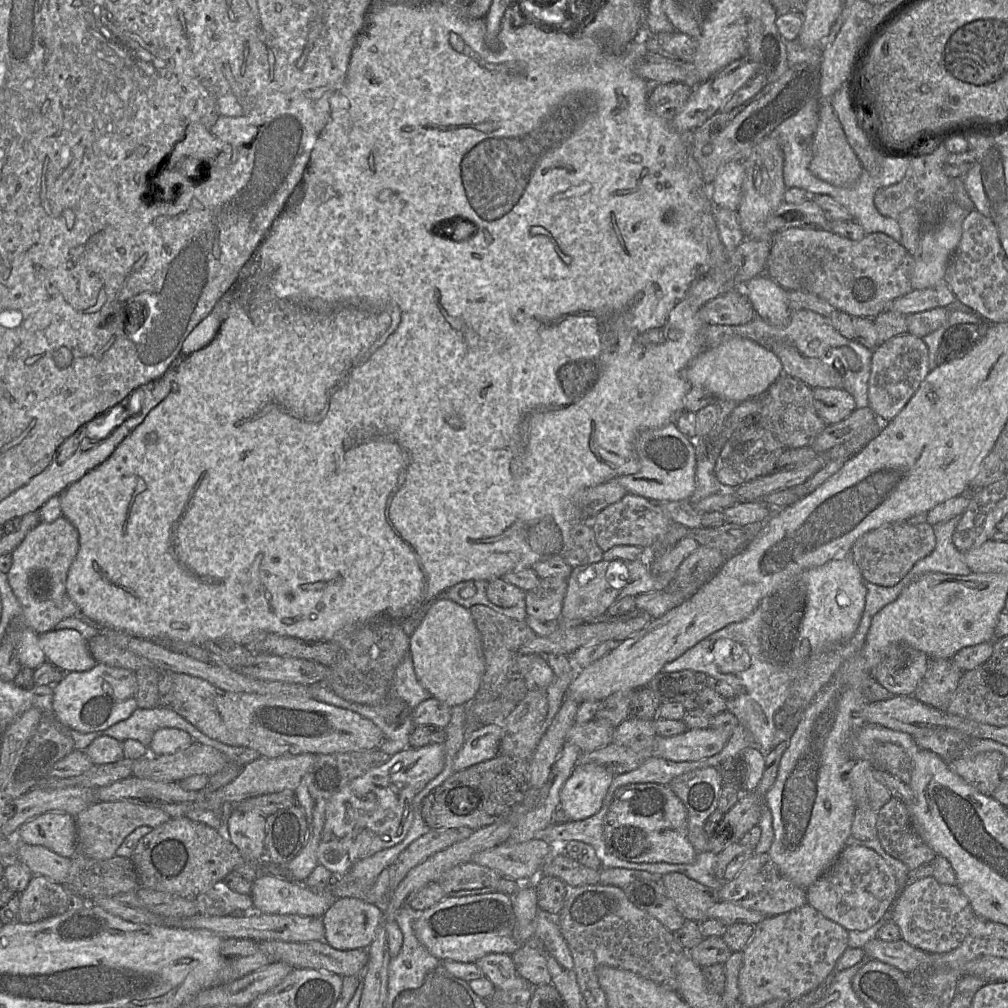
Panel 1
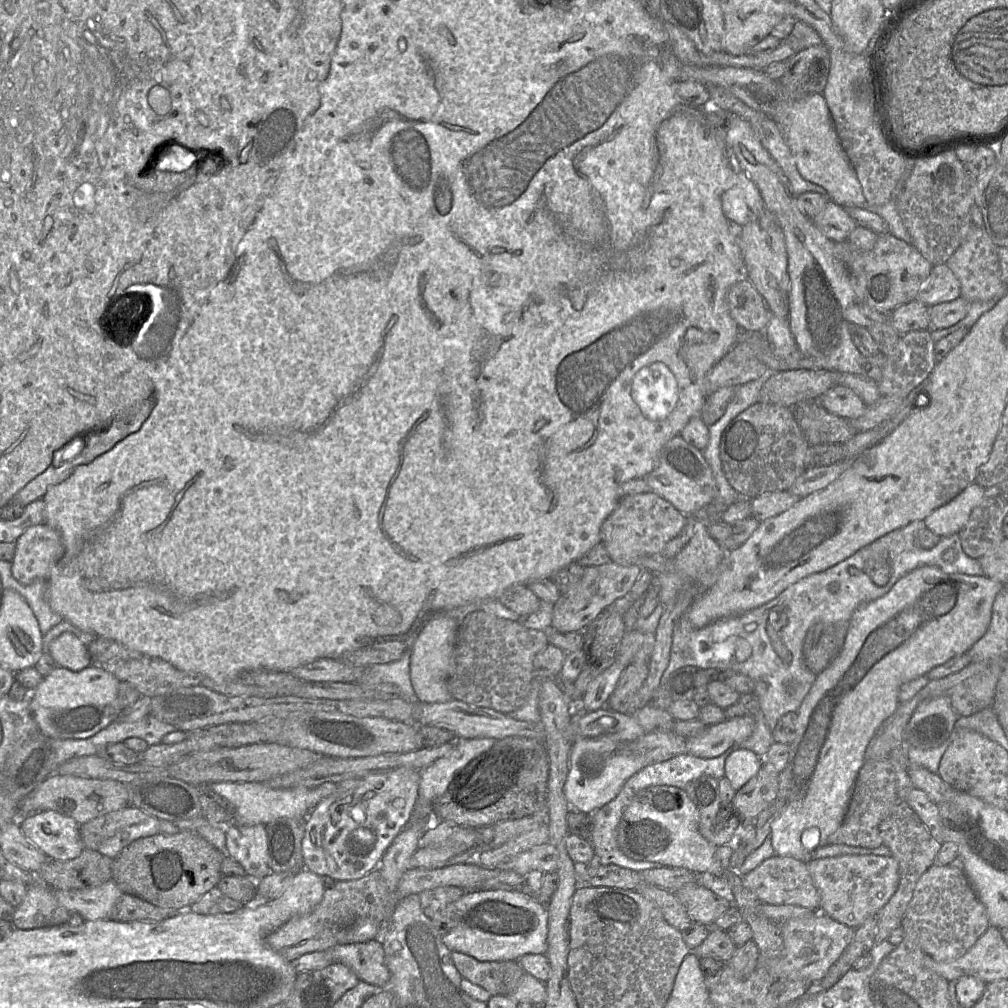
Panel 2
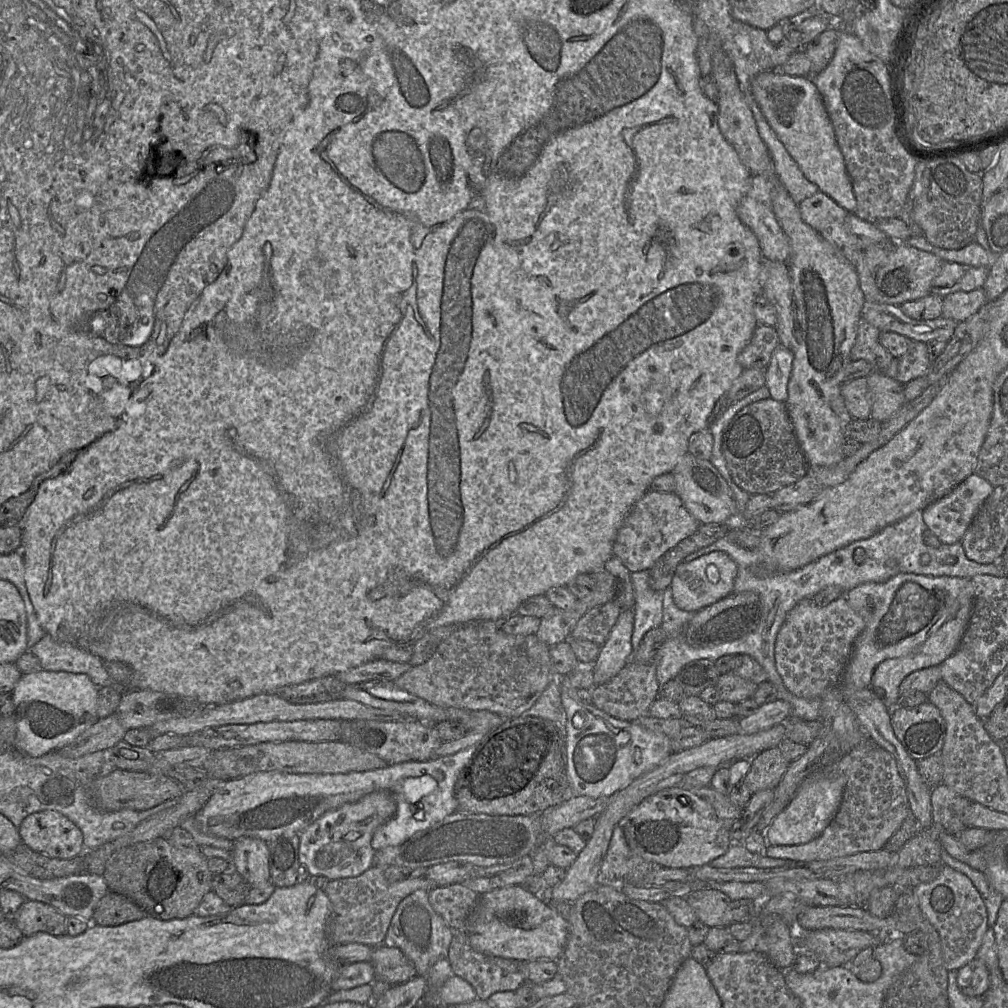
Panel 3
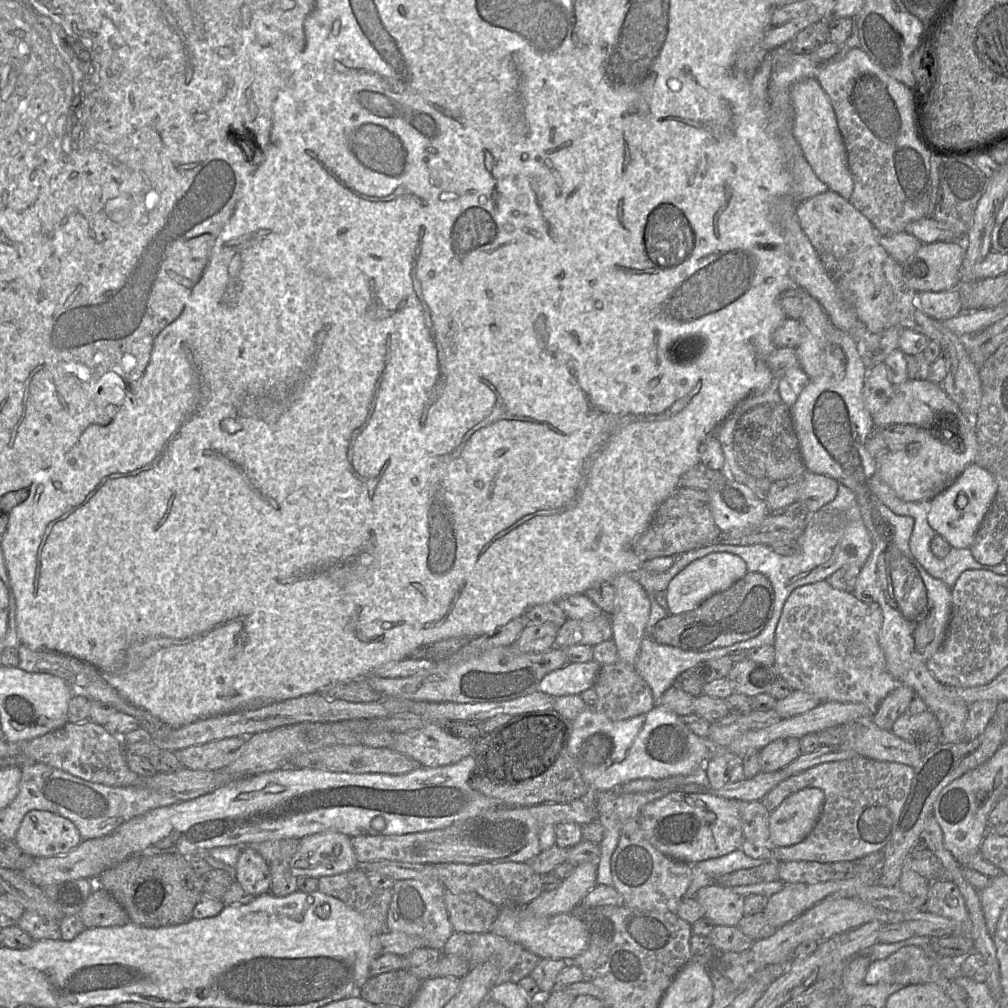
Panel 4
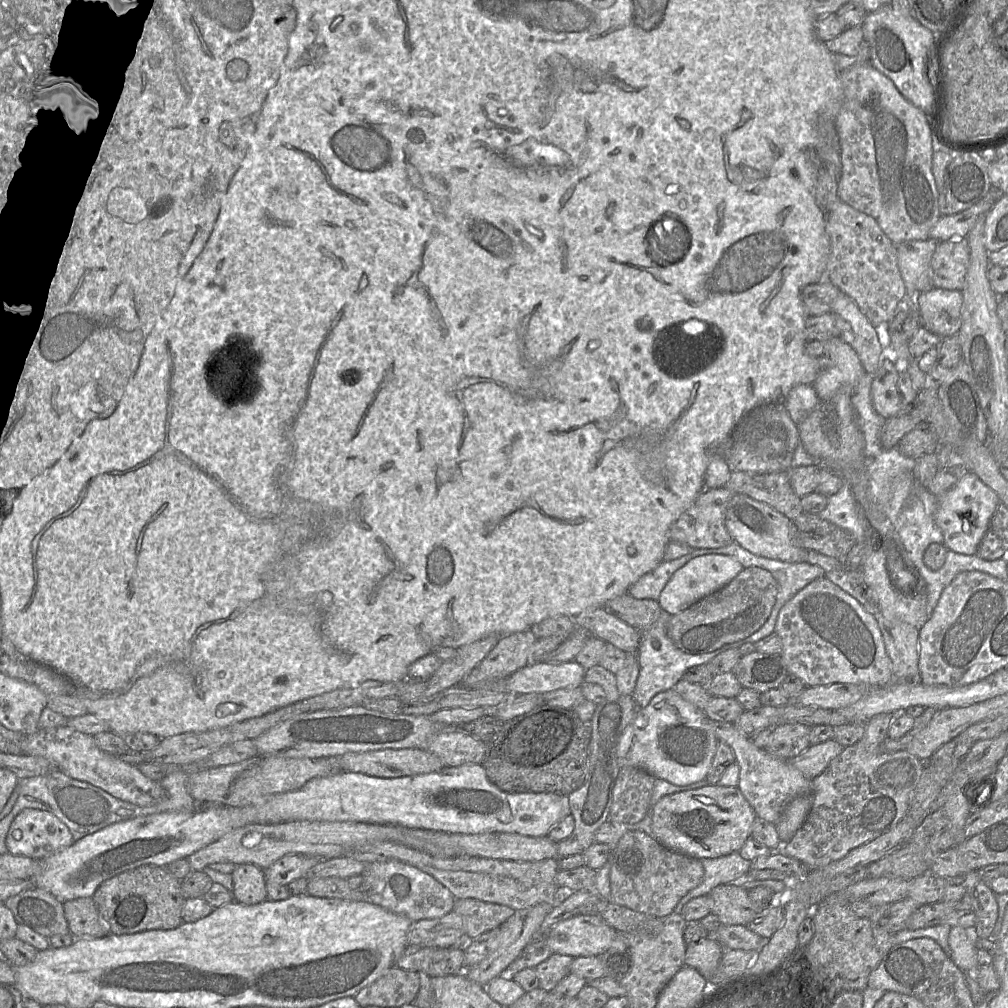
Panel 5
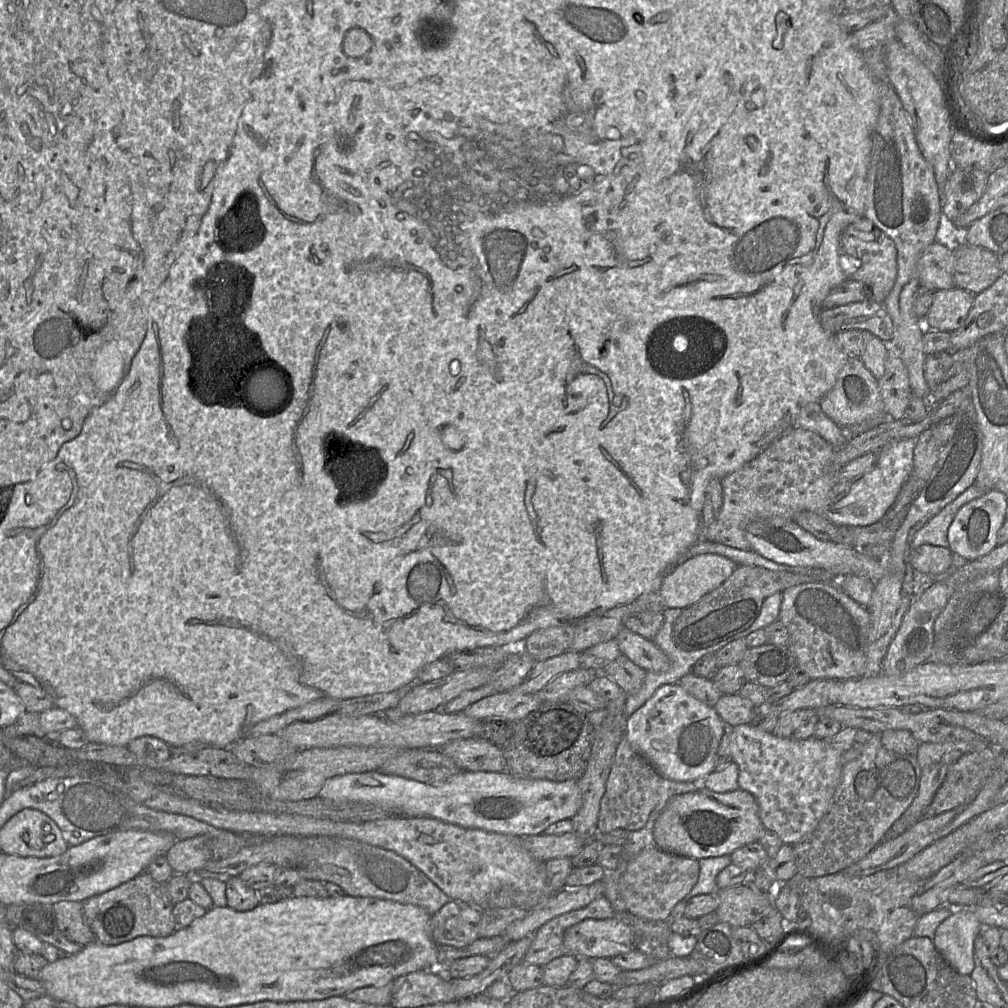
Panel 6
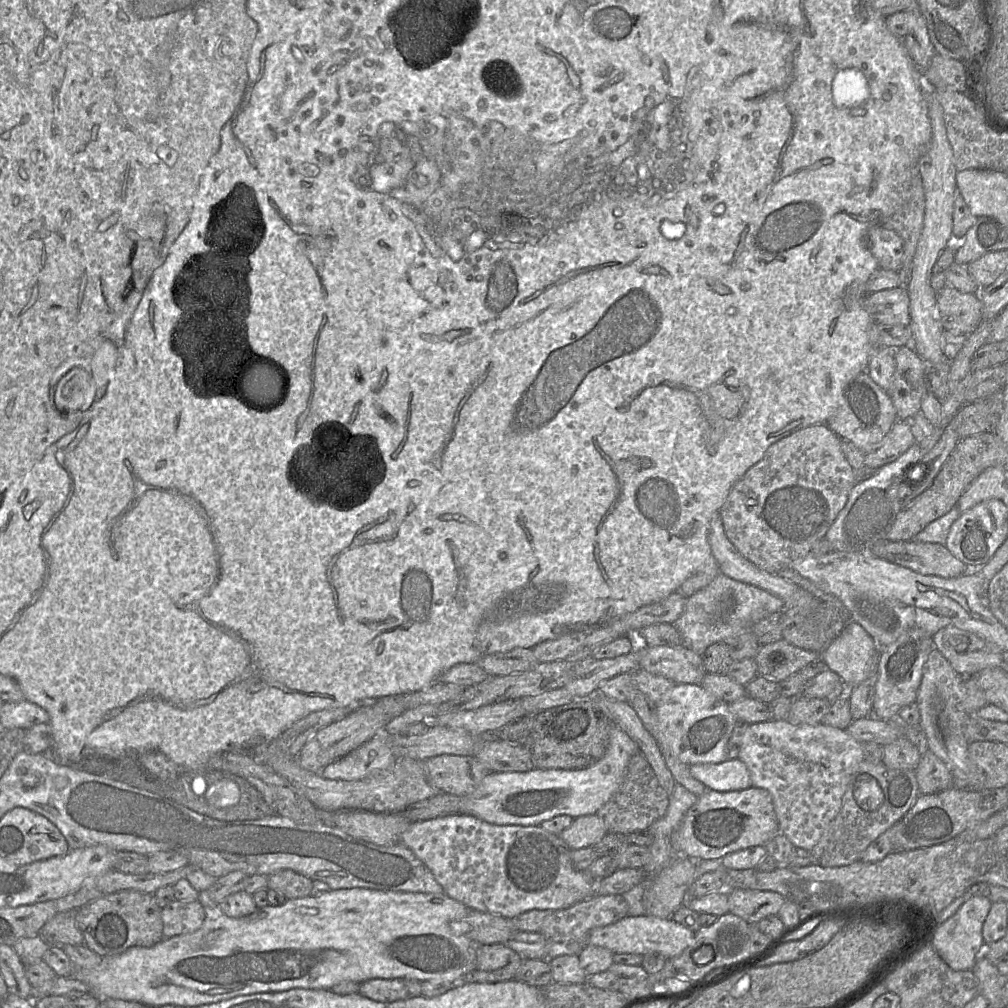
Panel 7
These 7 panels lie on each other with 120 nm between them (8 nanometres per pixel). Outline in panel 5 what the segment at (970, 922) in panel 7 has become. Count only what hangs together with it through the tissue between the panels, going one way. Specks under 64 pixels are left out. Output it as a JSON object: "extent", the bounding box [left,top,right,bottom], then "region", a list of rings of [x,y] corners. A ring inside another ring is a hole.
{"extent":[949,927,979,972],"region":[[[951,927],[949,932],[949,956],[962,972],[972,972],[979,965],[975,947],[975,928]]]}

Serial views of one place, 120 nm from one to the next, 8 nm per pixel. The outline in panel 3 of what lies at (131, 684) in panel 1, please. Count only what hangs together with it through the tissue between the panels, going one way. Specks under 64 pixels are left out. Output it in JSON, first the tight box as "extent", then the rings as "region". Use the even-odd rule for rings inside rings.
{"extent":[12,670,98,757],"region":[[[41,670],[25,673],[12,691],[16,720],[15,747],[30,757],[57,751],[96,723],[98,686],[84,673]]]}

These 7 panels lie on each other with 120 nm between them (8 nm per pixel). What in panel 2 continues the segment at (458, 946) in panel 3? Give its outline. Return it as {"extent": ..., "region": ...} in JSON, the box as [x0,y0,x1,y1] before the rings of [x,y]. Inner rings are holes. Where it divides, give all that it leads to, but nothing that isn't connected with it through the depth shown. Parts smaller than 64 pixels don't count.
{"extent":[451,951,504,996],"region":[[[457,951],[451,952],[451,959],[463,978],[484,988],[491,996],[503,995],[504,982],[500,962],[479,961]]]}

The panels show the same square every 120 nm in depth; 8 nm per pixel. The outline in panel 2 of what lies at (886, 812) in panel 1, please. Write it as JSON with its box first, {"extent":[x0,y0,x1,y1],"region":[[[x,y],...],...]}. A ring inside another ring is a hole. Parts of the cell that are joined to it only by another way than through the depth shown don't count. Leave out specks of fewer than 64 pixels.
{"extent":[875,798,942,944],"region":[[[901,798],[892,805],[879,829],[883,844],[890,849],[892,856],[898,862],[900,879],[897,890],[877,915],[875,944],[887,940],[894,929],[901,927],[902,918],[912,899],[916,883],[922,874],[934,865],[935,858],[942,847],[942,843],[930,833],[919,816]]]}

